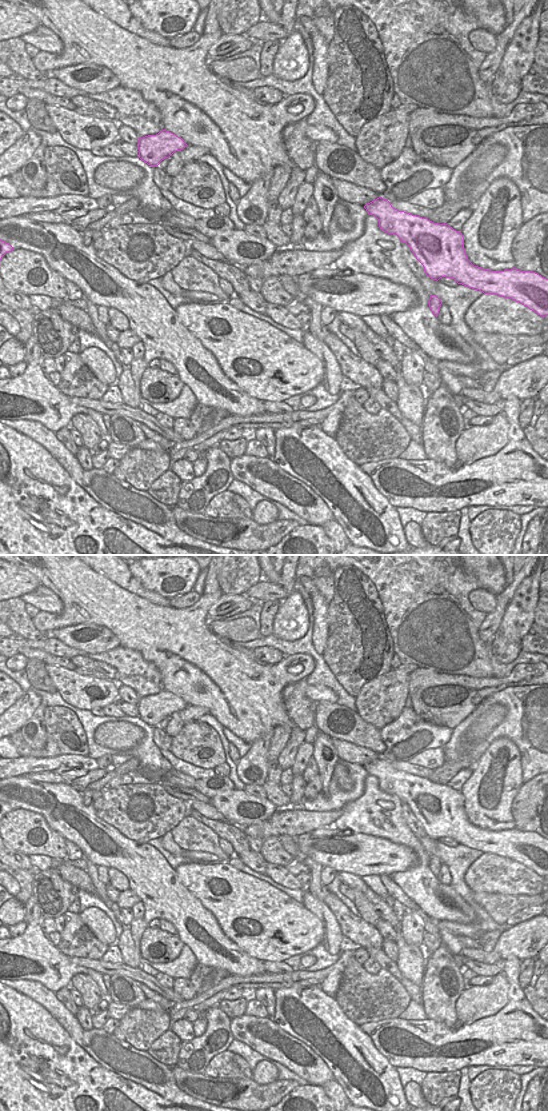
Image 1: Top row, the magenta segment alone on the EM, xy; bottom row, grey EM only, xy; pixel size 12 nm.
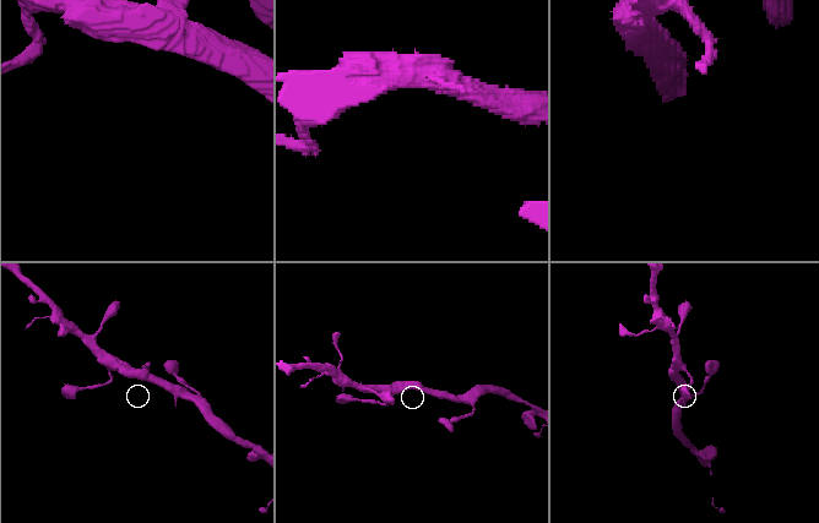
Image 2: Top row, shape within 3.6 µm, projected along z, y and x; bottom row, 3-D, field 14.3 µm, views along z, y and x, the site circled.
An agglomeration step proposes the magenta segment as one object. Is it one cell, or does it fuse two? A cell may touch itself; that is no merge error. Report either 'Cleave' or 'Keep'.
Keep.

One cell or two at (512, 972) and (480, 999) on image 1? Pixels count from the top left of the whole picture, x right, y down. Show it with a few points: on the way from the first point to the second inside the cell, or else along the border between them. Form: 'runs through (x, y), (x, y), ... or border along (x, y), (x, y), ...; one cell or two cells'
border along (502, 971), (508, 983), (508, 1000); two cells

